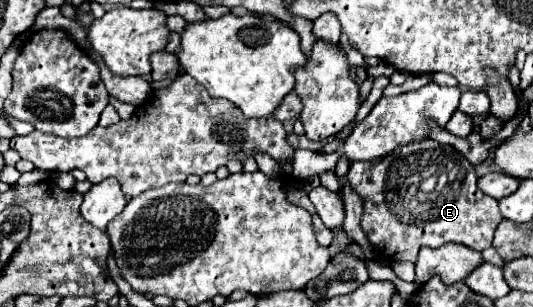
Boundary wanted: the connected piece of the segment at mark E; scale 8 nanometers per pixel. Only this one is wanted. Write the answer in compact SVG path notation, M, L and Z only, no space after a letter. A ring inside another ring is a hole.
M434 140L398 146L398 154L390 152L376 160L350 162L346 178L352 190L364 200L362 230L368 240L392 260L416 262L422 246L442 246L446 242L484 250L492 246L494 230L502 220L498 202L484 196L484 192L476 186L478 178L474 174L474 166L452 146L444 146ZM444 164L446 188L438 188L434 192L420 190L420 184L432 174L438 176Z

